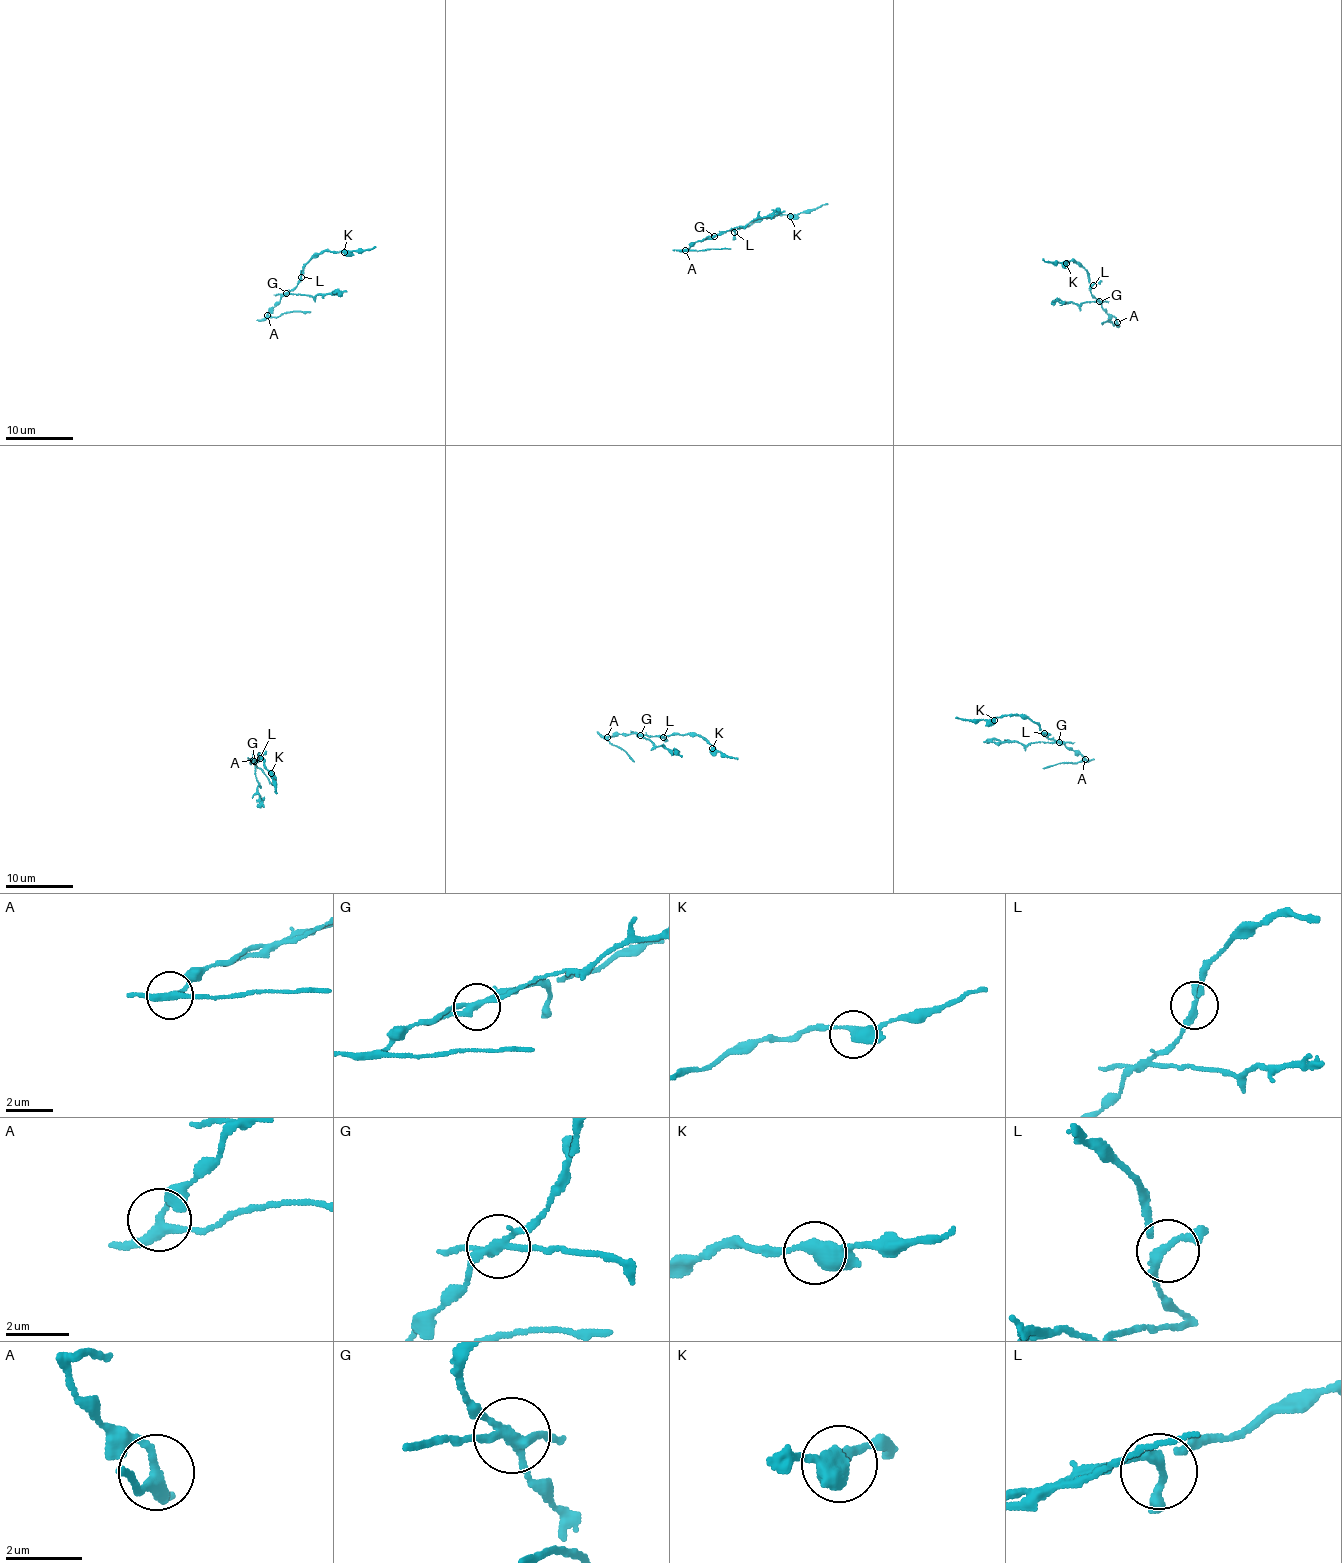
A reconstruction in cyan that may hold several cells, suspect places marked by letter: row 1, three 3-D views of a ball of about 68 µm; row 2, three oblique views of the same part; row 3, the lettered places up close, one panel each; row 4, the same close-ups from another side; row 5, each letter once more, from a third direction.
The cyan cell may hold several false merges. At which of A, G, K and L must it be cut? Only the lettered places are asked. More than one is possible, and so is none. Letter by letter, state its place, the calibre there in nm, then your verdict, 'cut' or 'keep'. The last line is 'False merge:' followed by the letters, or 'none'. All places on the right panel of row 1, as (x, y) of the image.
A: (1117, 322) | 240 nm | cut
G: (1099, 301) | 220 nm | cut
K: (1066, 263) | 380 nm | keep
L: (1093, 285) | 190 nm | keep
False merge: A, G

